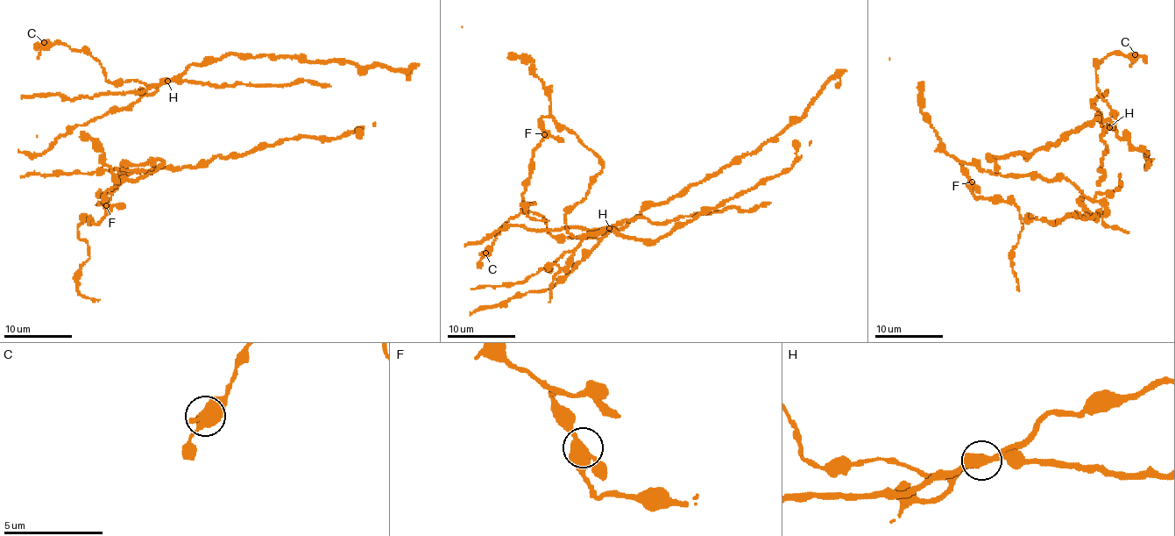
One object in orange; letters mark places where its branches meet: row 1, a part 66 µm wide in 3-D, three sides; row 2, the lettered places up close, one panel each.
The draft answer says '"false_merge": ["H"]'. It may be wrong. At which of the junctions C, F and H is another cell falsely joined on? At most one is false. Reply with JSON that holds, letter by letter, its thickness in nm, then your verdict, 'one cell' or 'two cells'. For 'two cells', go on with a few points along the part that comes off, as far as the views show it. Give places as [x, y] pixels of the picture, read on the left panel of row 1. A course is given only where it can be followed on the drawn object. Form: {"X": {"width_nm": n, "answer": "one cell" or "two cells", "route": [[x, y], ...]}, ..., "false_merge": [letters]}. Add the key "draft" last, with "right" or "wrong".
{"C": {"width_nm": 400, "answer": "one cell"}, "F": {"width_nm": 440, "answer": "one cell"}, "H": {"width_nm": 440, "answer": "two cells"}, "false_merge": ["H"], "draft": "right"}

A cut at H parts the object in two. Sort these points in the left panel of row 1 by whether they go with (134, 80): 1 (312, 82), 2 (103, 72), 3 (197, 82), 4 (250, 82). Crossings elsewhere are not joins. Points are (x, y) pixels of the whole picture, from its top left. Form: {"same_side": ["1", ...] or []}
{"same_side": ["2"]}

